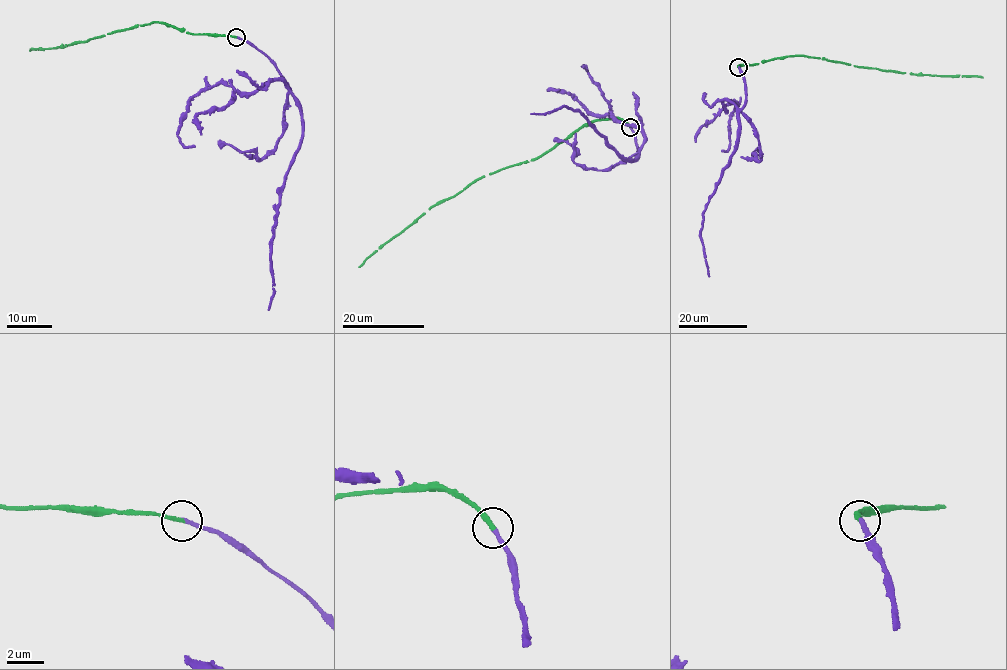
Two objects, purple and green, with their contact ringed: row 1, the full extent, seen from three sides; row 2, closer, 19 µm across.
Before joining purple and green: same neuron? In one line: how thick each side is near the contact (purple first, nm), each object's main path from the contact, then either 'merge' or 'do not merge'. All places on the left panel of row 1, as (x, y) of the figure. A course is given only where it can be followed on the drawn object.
200/240 nm | purple via (236, 37), (277, 68), (302, 122), (300, 146), (280, 193), (268, 309) | green via (236, 37), (189, 34), (184, 29), (151, 22), (86, 41), (29, 50) | merge

